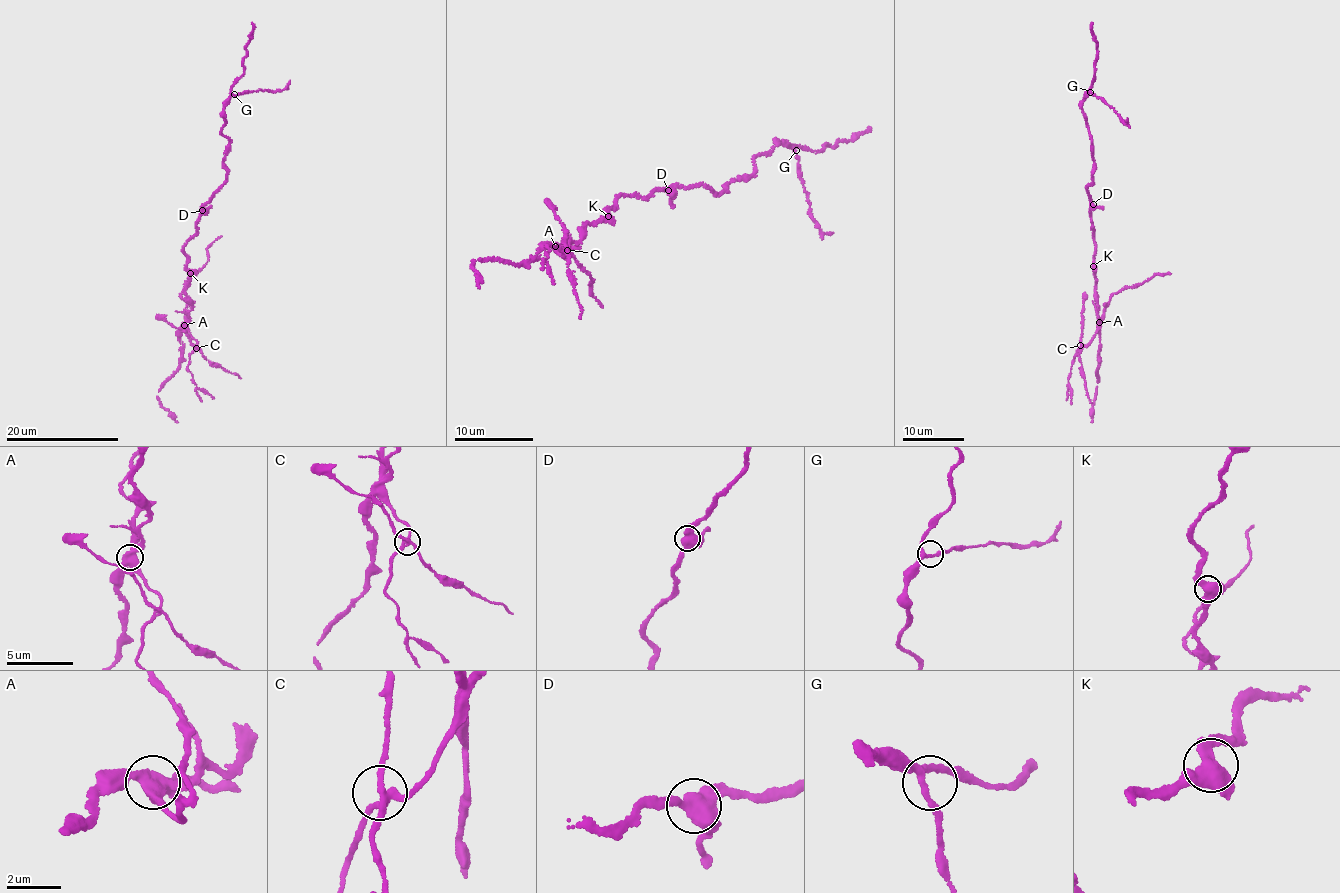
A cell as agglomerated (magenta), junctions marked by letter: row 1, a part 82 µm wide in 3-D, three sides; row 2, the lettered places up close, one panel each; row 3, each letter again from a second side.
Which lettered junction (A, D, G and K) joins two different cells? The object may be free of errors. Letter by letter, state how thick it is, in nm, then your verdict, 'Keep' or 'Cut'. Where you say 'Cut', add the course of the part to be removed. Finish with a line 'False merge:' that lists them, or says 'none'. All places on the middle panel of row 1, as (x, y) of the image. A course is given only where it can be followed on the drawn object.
A: Thickness 420 nm. Cut. Course of the part to remove: (555, 246), (567, 244), (563, 243), (578, 267), (590, 276), (591, 295), (603, 307)
D: Thickness 440 nm. Keep
G: Thickness 200 nm. Keep
K: Thickness 400 nm. Keep
False merge: A

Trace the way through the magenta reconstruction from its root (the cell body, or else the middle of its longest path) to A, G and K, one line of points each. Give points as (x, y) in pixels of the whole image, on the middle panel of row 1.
A: (658, 191), (644, 197), (621, 196), (605, 216), (583, 227), (579, 232), (579, 240), (566, 247), (555, 246)
G: (658, 191), (671, 184), (699, 183), (720, 196), (731, 180), (754, 172), (755, 158), (782, 141), (796, 150)
K: (658, 191), (644, 197), (621, 196), (606, 212), (608, 216)

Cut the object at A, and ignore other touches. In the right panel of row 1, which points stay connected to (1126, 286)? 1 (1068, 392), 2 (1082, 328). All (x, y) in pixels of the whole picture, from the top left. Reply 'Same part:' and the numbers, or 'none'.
Same part: 1, 2

